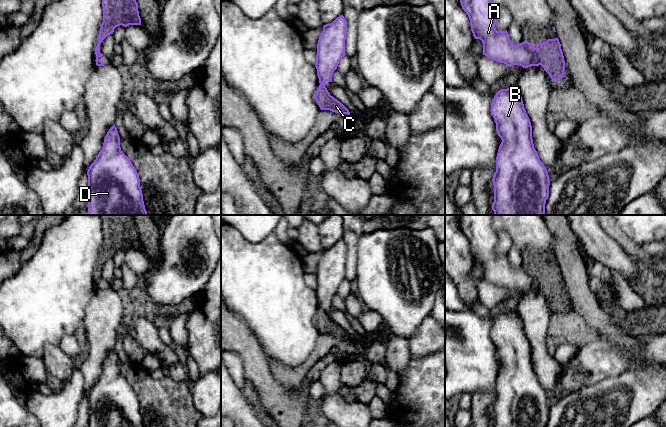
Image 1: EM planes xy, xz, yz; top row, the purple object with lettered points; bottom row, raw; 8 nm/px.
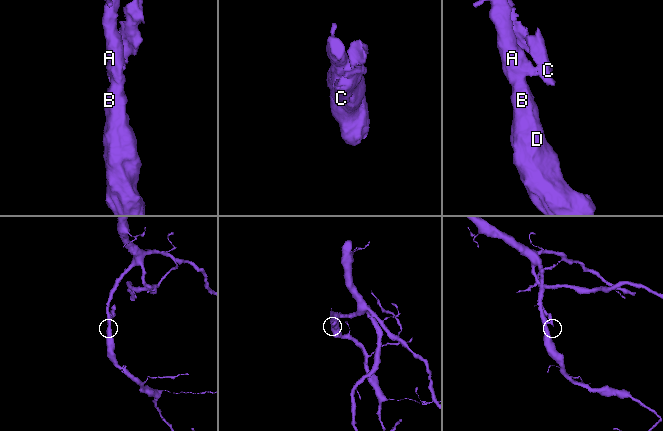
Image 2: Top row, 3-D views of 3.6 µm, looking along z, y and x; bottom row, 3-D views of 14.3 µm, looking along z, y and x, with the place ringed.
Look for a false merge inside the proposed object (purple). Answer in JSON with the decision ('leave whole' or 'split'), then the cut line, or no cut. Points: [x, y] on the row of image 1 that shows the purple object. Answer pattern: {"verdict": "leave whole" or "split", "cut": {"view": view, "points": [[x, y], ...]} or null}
{"verdict": "leave whole", "cut": null}

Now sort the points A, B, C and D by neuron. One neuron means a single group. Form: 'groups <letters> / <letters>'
groups A B C D

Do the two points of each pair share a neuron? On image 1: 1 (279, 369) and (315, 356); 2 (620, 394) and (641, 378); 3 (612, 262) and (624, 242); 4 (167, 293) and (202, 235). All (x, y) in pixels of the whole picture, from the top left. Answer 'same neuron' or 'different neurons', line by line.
1: same neuron
2: same neuron
3: different neurons
4: same neuron

